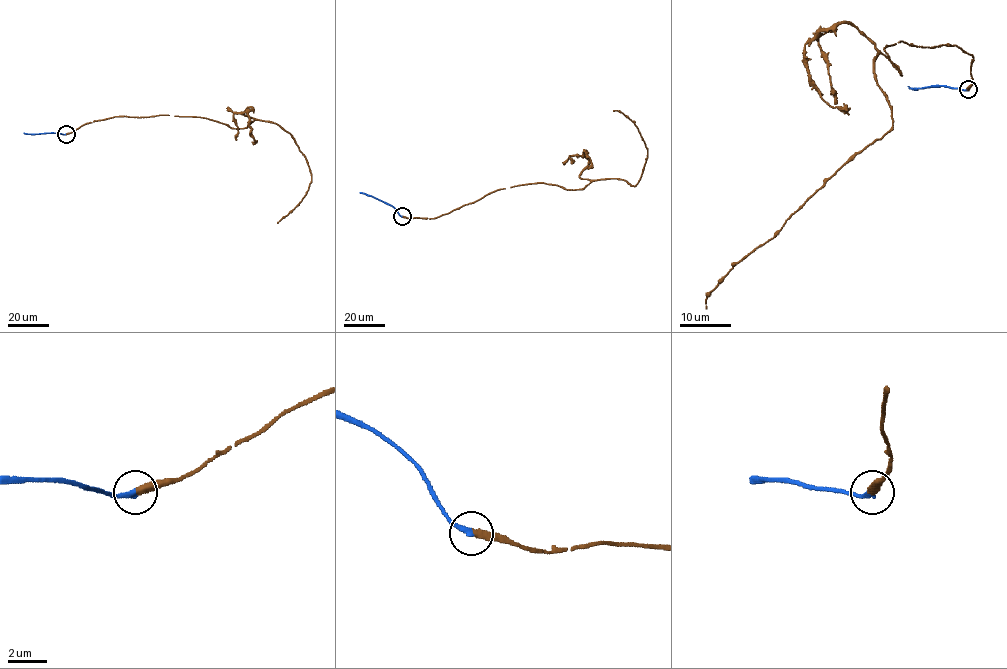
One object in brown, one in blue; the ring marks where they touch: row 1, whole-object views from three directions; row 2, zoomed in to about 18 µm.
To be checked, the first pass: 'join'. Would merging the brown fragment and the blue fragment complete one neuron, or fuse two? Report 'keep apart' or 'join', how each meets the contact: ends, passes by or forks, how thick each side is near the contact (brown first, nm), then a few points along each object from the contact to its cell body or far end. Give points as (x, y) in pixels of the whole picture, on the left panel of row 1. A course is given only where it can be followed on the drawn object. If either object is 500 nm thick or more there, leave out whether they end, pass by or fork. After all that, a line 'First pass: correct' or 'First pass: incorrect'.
join | brown ends | blue ends | 400/280 nm | brown via (66, 134), (115, 116), (205, 117), (240, 128), (255, 120), (275, 123), (306, 160), (311, 182), (277, 223) | blue via (66, 134), (23, 133)
First pass: correct

